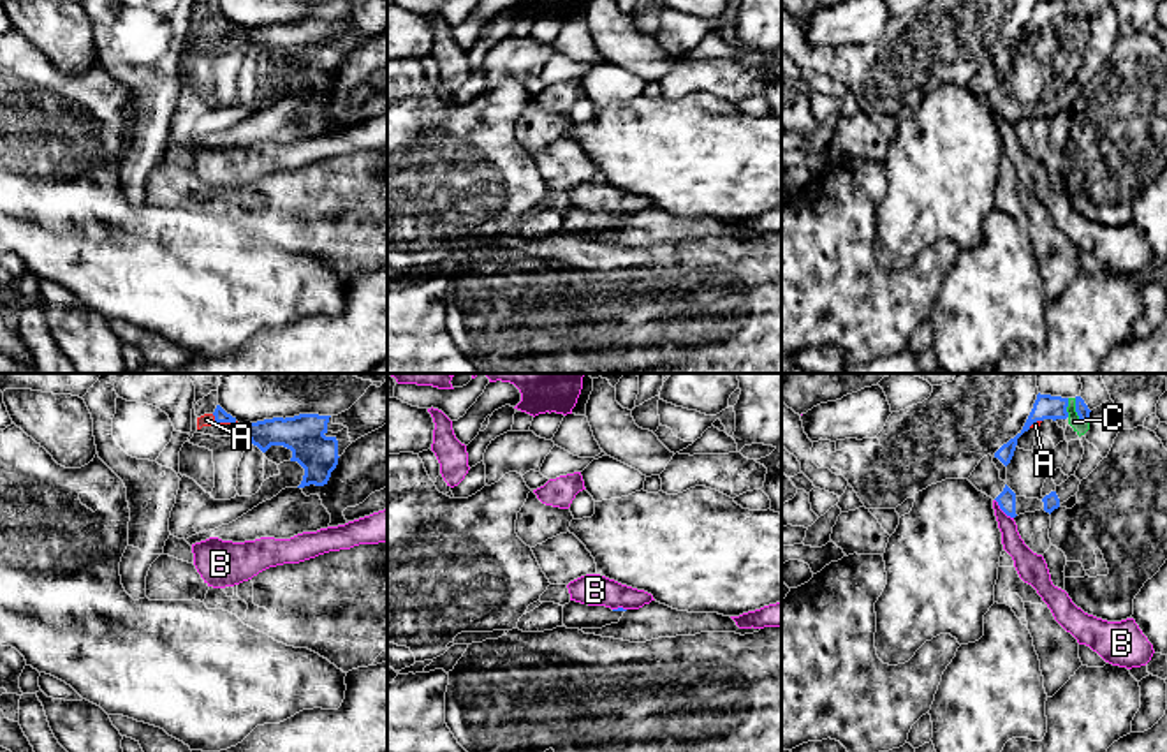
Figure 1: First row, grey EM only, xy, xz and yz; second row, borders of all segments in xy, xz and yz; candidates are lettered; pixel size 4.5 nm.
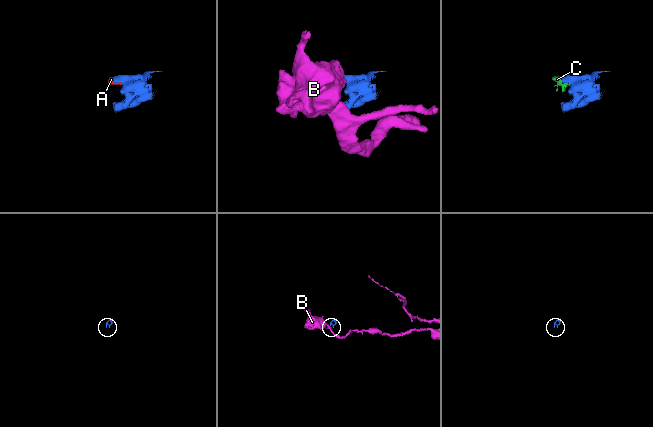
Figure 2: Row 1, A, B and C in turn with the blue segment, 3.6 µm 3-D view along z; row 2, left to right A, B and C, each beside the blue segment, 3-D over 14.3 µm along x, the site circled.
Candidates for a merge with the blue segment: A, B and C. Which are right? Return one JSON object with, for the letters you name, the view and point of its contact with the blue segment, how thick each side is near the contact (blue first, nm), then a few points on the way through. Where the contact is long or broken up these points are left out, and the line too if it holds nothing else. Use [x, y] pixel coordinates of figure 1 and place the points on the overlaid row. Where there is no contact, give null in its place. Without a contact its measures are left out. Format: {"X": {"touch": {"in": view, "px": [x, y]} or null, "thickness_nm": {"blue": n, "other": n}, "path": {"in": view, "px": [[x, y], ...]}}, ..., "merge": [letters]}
{"A": {"touch": {"in": "xy", "px": [224, 421]}, "thickness_nm": {"blue": 60, "other": 60}}, "C": {"touch": {"in": "yz", "px": [1078, 412]}, "thickness_nm": {"blue": 60, "other": 60}}, "merge": ["A", "C"]}

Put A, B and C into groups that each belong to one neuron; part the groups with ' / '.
A C / B

